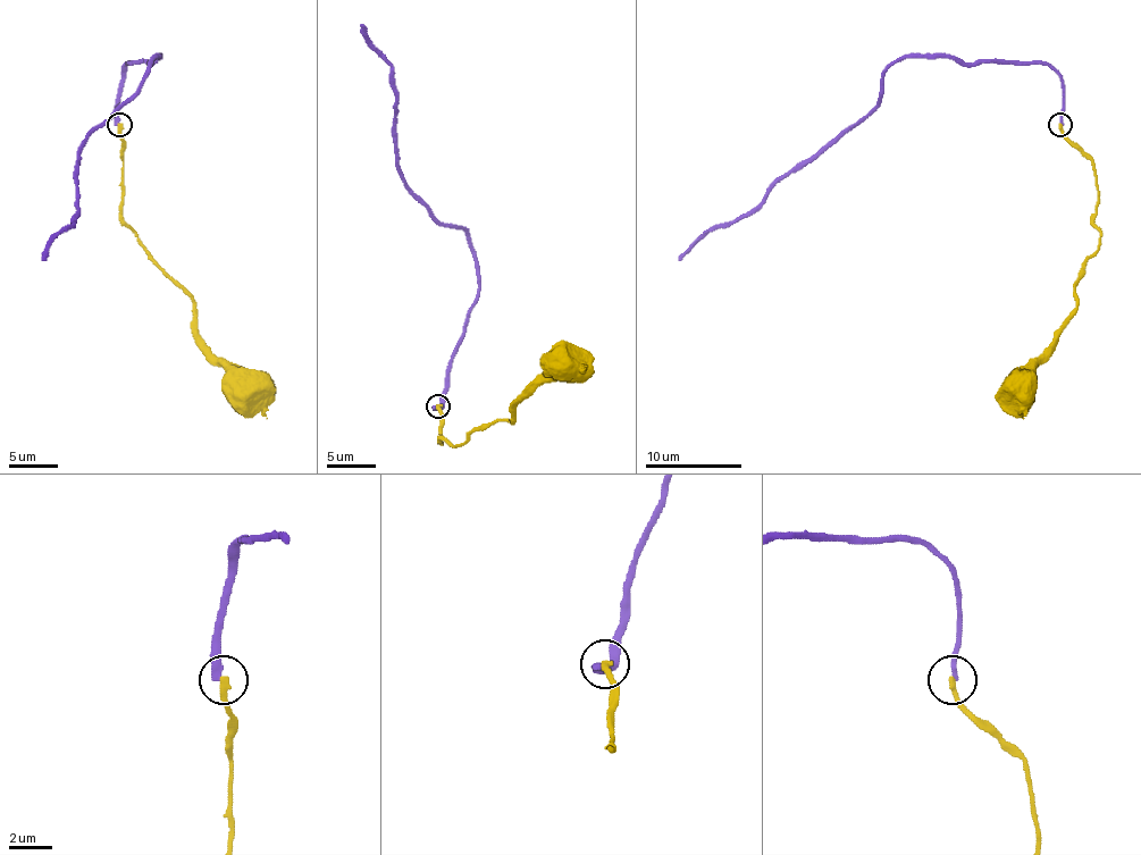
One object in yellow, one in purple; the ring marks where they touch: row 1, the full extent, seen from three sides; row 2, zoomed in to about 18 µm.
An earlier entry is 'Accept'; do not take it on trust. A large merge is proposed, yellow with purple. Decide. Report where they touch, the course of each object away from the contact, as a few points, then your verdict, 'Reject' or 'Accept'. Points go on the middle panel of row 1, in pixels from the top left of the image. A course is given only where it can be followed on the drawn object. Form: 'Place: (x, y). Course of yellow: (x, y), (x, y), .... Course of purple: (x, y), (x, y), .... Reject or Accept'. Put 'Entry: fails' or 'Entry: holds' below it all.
Place: (437, 405). Course of yellow: (438, 407), (441, 443), (455, 445), (496, 421), (513, 421), (513, 409), (547, 375), (556, 375), (564, 368). Course of purple: (436, 407), (479, 288), (472, 244), (407, 186), (397, 165), (393, 70), (361, 25). Reject
Entry: fails

